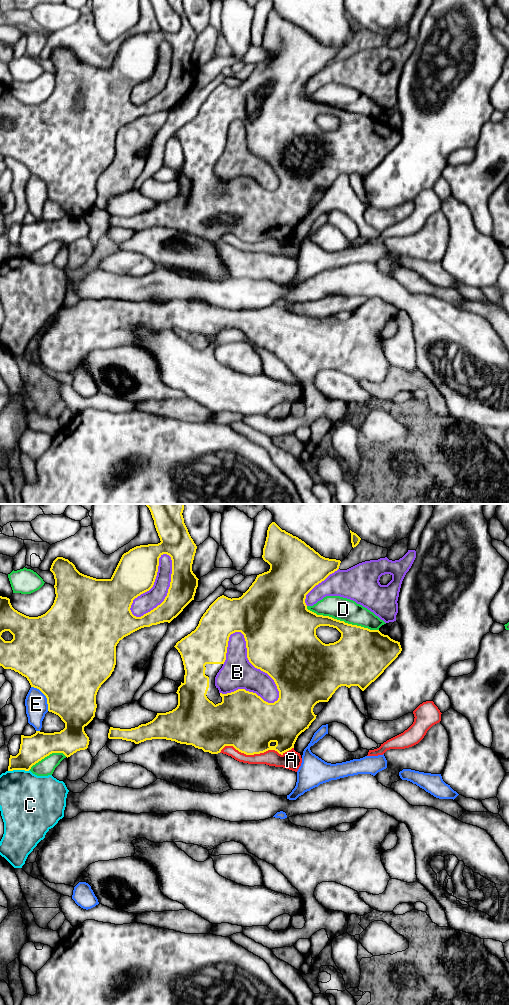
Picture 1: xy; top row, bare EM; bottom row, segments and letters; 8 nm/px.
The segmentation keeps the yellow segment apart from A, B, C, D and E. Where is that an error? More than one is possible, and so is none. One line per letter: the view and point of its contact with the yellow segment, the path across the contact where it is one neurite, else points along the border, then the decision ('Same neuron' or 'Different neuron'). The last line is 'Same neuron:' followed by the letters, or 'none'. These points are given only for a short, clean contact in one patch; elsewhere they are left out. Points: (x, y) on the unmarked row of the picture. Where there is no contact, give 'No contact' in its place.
A: Touches yellow at xy (256, 241). Same neuron
B: Touches yellow at xy (256, 155). Different neuron
C: Touches yellow at xy (18, 257). Different neuron
D: Touches yellow at xy (342, 109). Different neuron
E: Touches yellow at xy (45, 183). Different neuron
Same neuron: A

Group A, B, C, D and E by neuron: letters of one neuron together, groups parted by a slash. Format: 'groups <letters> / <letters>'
groups A / B / C / D / E

